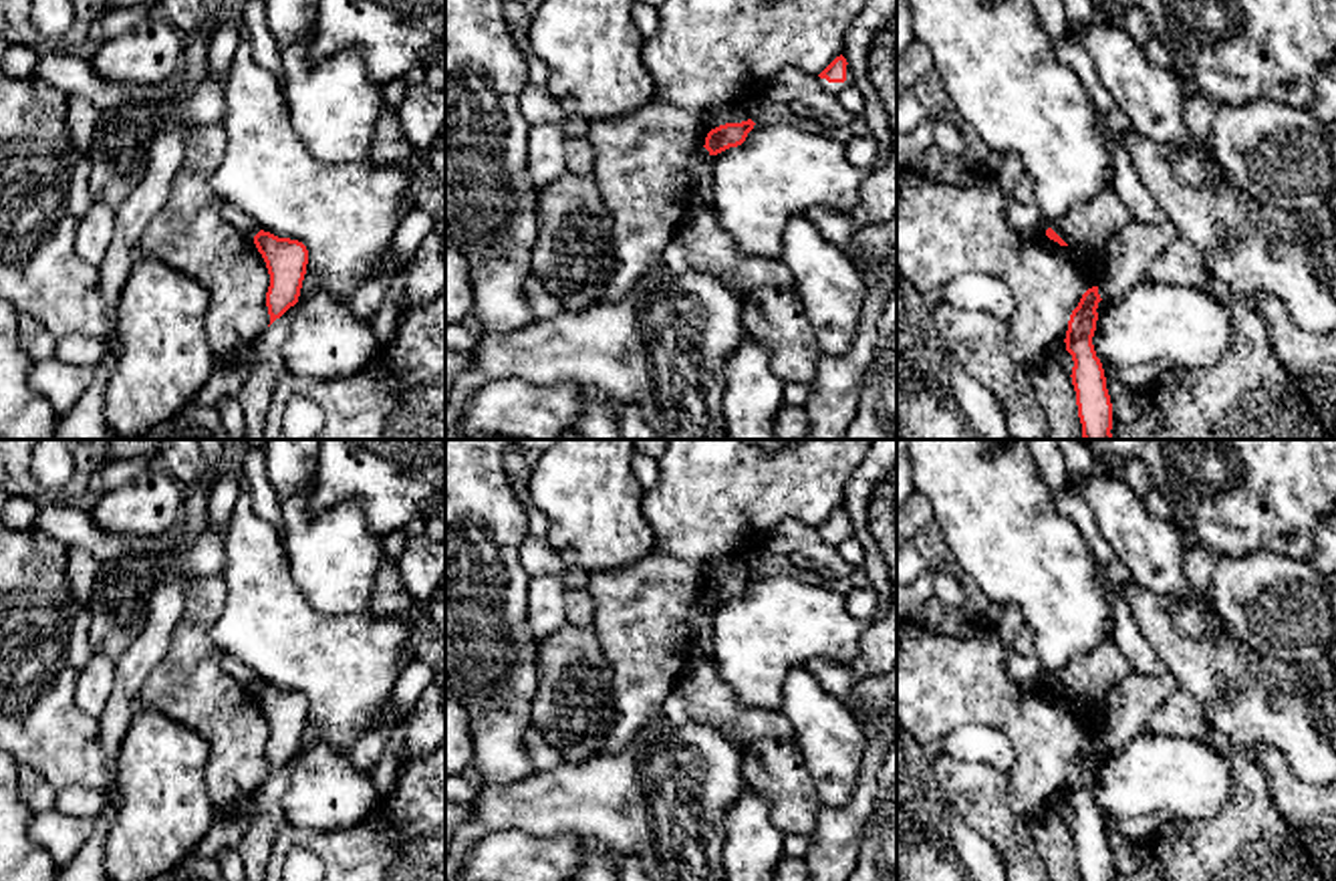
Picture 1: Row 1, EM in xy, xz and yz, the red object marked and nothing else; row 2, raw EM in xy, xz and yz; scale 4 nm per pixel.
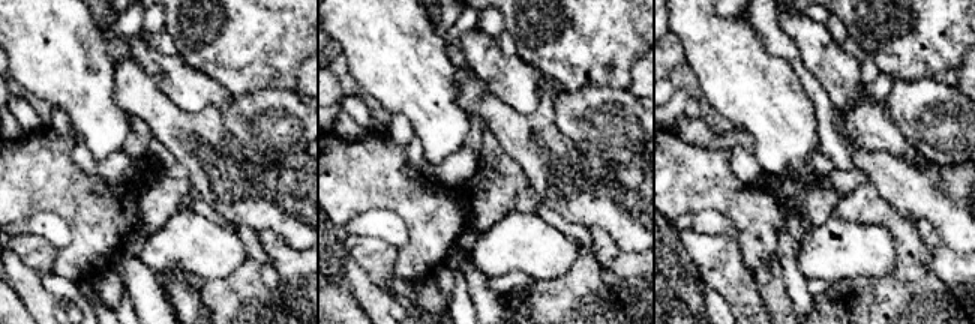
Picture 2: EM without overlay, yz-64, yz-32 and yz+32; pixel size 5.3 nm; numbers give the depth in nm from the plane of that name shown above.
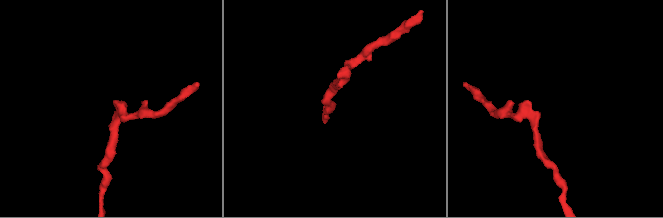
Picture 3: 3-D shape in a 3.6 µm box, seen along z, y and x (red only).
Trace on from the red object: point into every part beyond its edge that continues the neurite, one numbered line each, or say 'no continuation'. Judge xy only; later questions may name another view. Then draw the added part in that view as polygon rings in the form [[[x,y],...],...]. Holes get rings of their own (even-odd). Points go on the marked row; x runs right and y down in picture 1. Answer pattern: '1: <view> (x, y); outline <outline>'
no continuation

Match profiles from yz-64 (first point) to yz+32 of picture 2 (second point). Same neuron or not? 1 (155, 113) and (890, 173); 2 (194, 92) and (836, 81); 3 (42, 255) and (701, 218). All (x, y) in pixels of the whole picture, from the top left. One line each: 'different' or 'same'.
1: same
2: same
3: different

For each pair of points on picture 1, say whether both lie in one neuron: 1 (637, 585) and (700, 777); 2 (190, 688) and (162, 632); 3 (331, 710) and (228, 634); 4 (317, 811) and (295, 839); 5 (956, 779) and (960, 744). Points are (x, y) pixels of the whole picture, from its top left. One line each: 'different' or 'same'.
1: different
2: different
3: same
4: different
5: different

